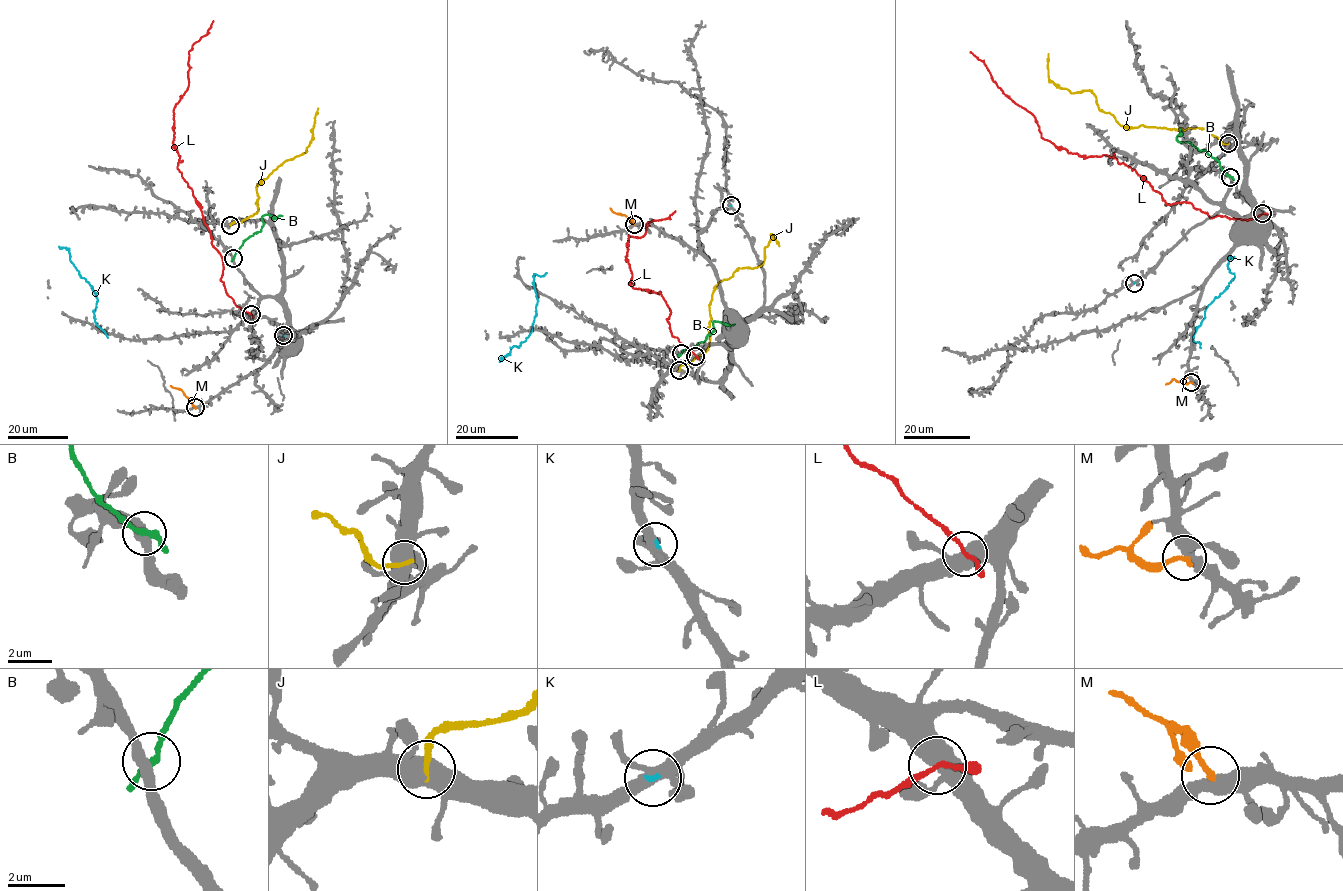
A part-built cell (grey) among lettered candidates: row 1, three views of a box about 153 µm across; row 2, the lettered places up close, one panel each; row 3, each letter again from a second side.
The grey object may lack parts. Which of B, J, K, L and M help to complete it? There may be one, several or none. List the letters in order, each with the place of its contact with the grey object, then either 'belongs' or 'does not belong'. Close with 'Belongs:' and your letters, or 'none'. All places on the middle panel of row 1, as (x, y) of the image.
B: meets grey at (681, 353); does not belong
J: meets grey at (679, 370); does not belong
K: meets grey at (731, 205); belongs
L: meets grey at (695, 356); does not belong
M: meets grey at (634, 224); does not belong
Belongs: K

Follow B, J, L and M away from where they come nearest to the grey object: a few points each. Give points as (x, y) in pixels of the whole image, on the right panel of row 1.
B: (1231, 177), (1205, 150), (1194, 147), (1190, 142), (1178, 141), (1176, 136), (1181, 133), (1179, 128)
J: (1227, 143), (1204, 129), (1121, 125), (1099, 108), (1094, 93), (1071, 93), (1049, 78), (1048, 53)
L: (1262, 213), (1247, 220), (1210, 218), (1190, 203), (1167, 204), (1145, 178), (1115, 158), (1058, 149), (970, 52)
M: (1191, 382), (1173, 379), (1165, 384)

